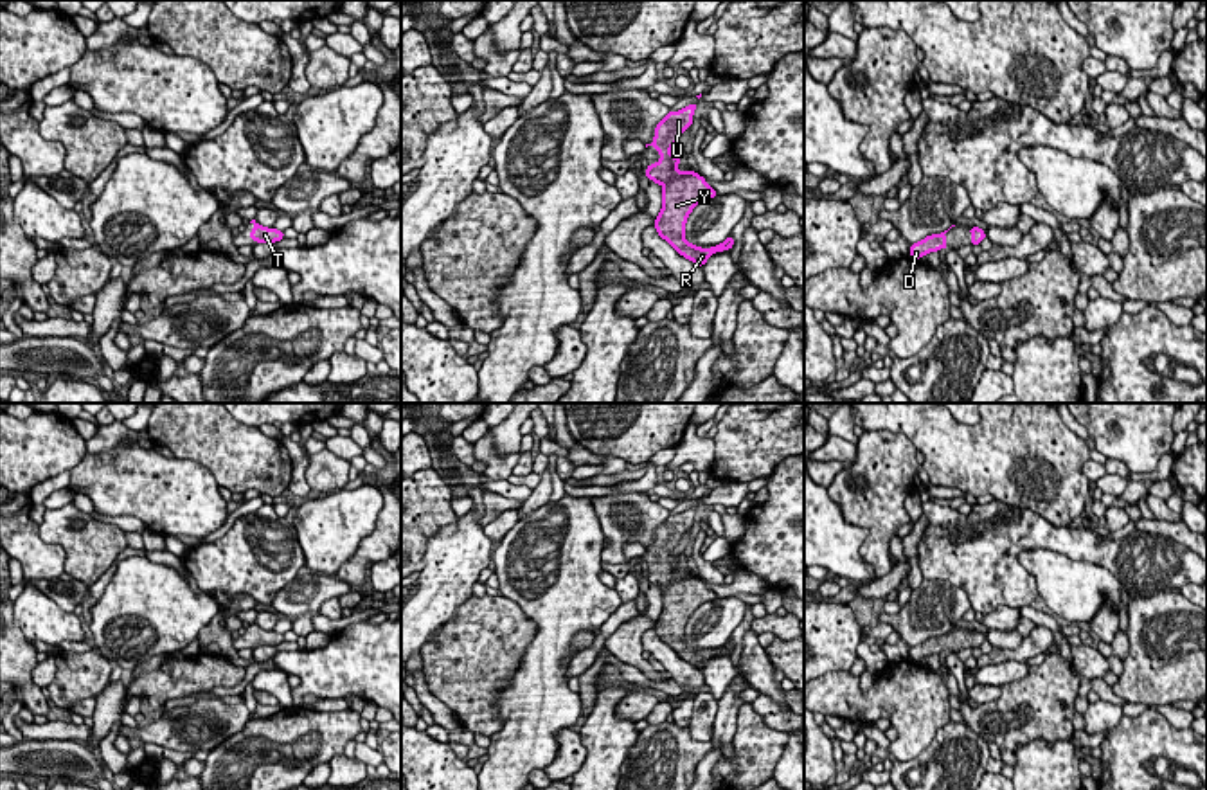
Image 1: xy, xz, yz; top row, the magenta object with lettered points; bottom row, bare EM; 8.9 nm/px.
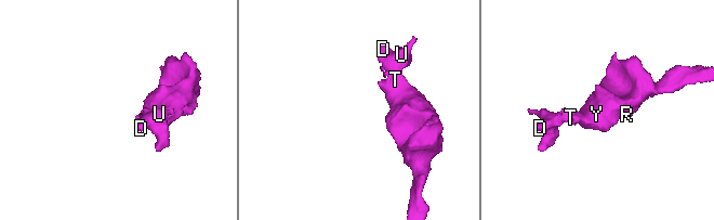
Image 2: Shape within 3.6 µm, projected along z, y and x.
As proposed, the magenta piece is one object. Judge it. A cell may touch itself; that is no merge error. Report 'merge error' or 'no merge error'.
no merge error

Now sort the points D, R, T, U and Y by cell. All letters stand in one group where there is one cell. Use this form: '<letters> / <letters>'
D R T U Y

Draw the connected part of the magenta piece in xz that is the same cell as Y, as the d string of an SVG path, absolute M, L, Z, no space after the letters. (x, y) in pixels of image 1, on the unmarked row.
M693 506L678 515L669 515L655 531L655 542L651 547L660 563L653 569L648 567L644 578L655 587L662 588L662 612L655 623L655 632L662 642L666 642L680 659L703 669L707 662L734 650L734 641L727 641L723 646L702 651L691 648L685 637L685 624L693 612L709 601L718 599L703 579L694 574L676 574L680 558L673 560L671 551L678 545L682 536L693 527L693 518L698 506Z

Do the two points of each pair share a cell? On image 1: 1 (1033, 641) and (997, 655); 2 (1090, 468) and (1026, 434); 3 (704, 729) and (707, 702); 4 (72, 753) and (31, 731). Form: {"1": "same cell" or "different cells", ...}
{"1": "same cell", "2": "different cells", "3": "same cell", "4": "different cells"}

